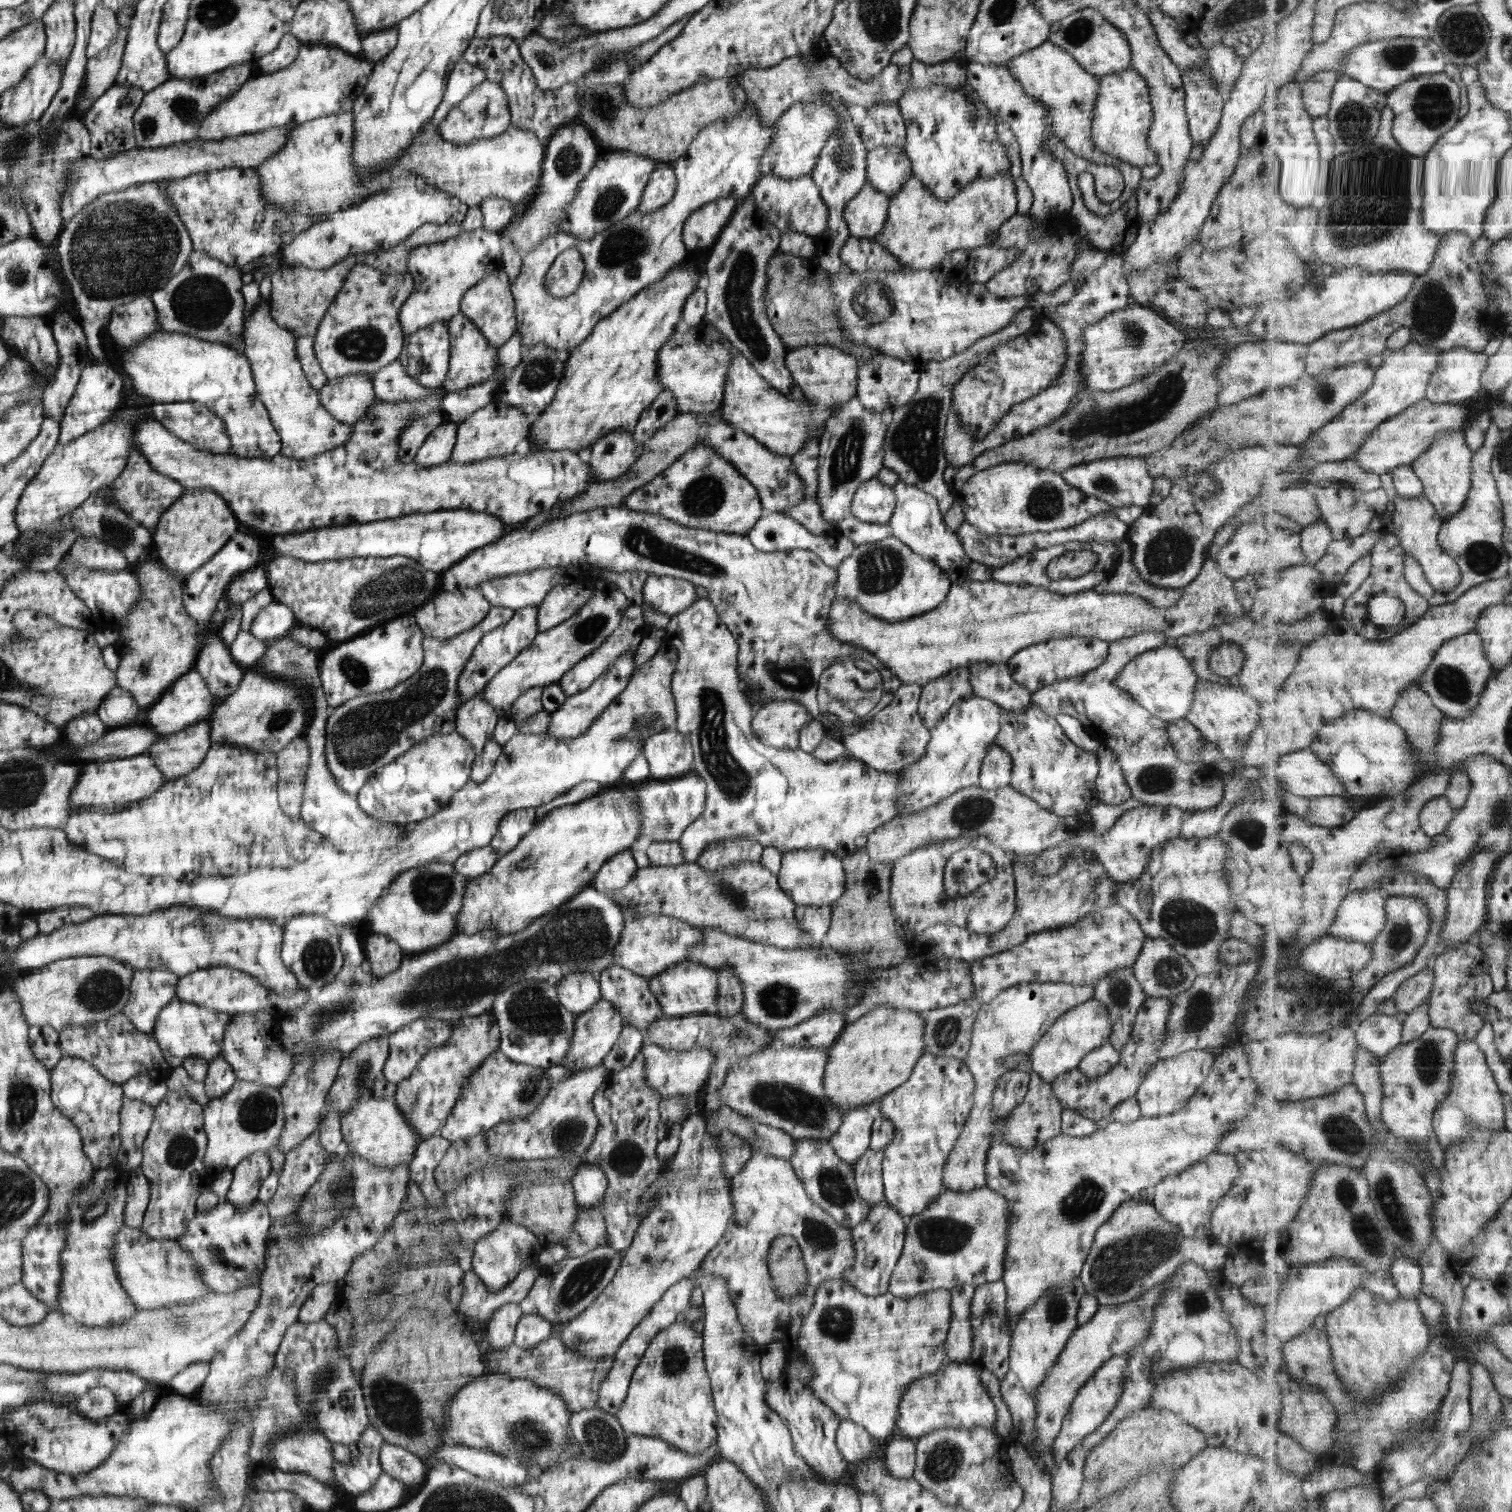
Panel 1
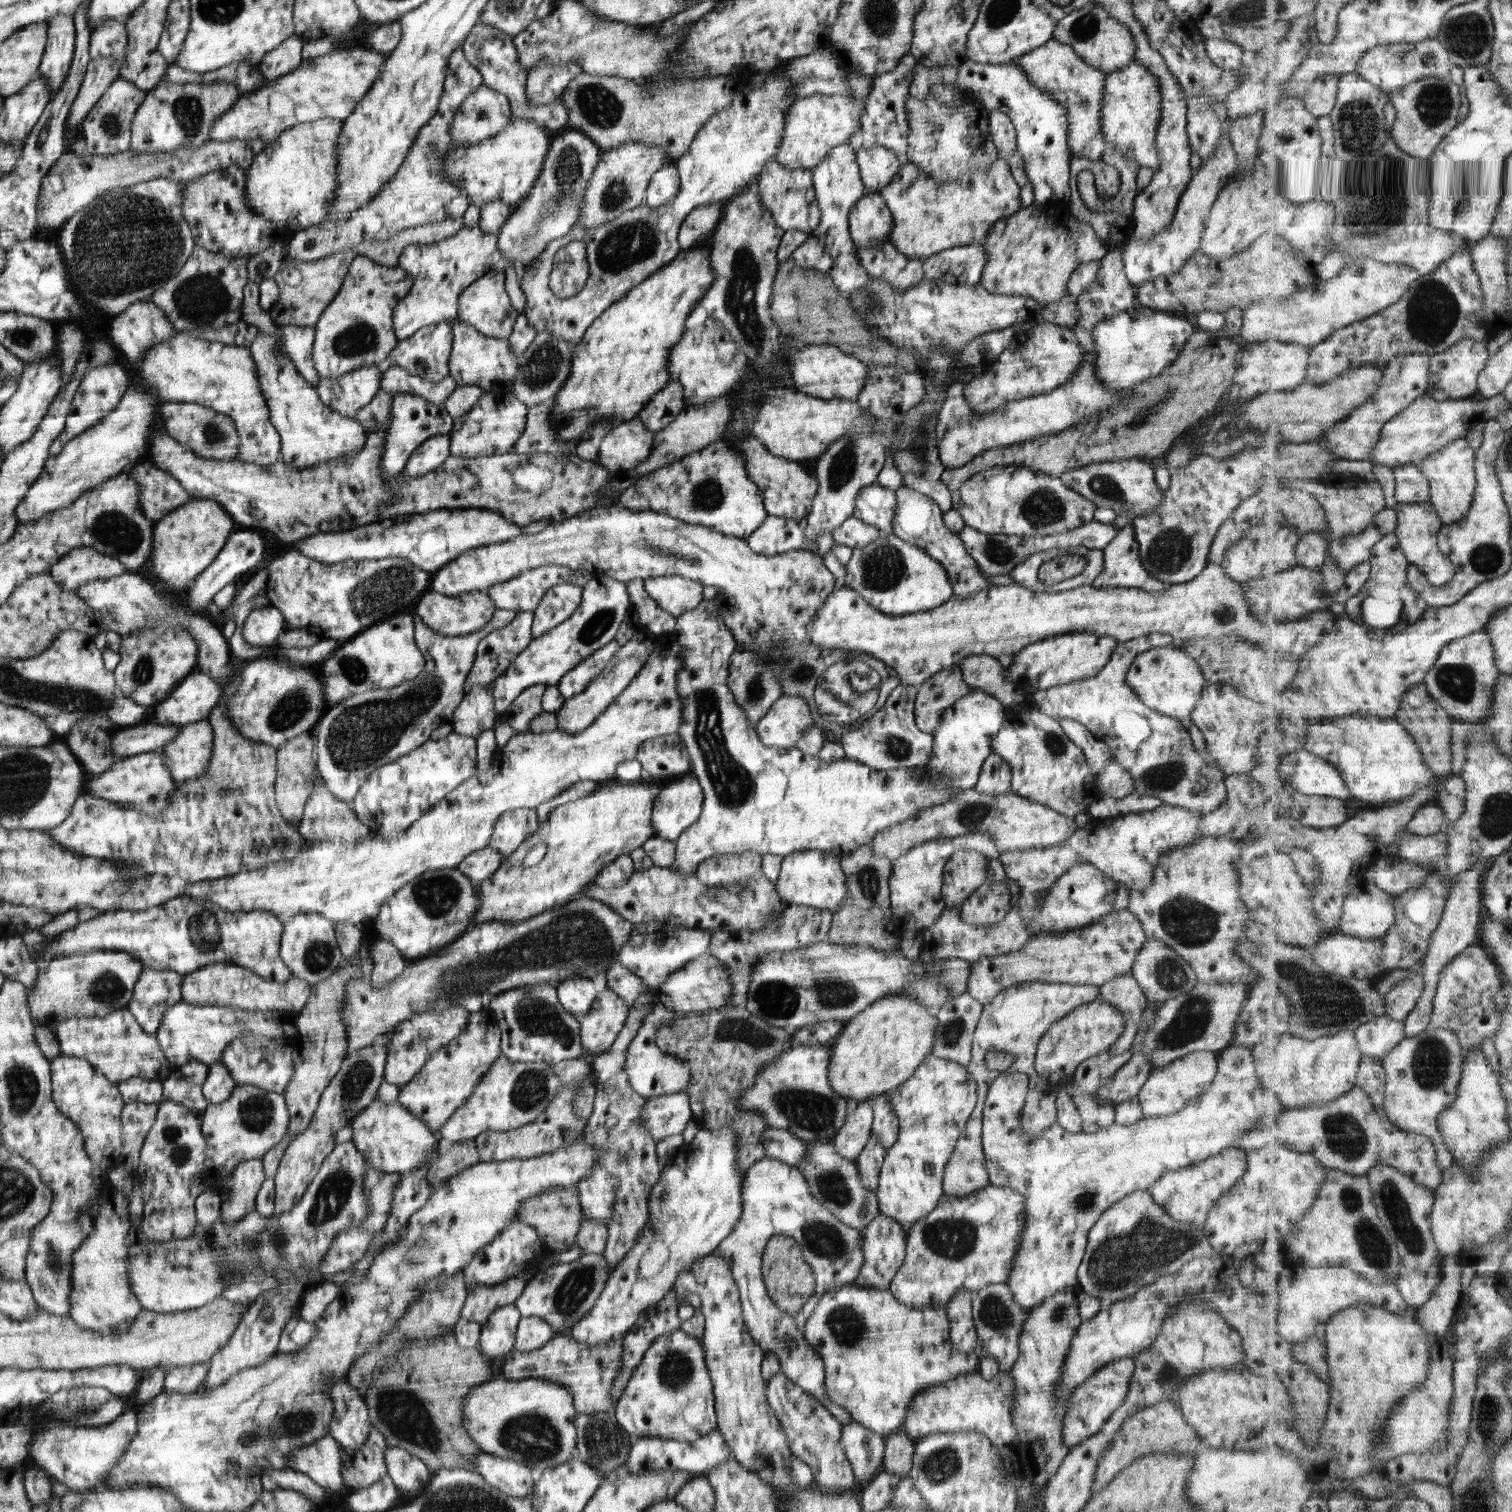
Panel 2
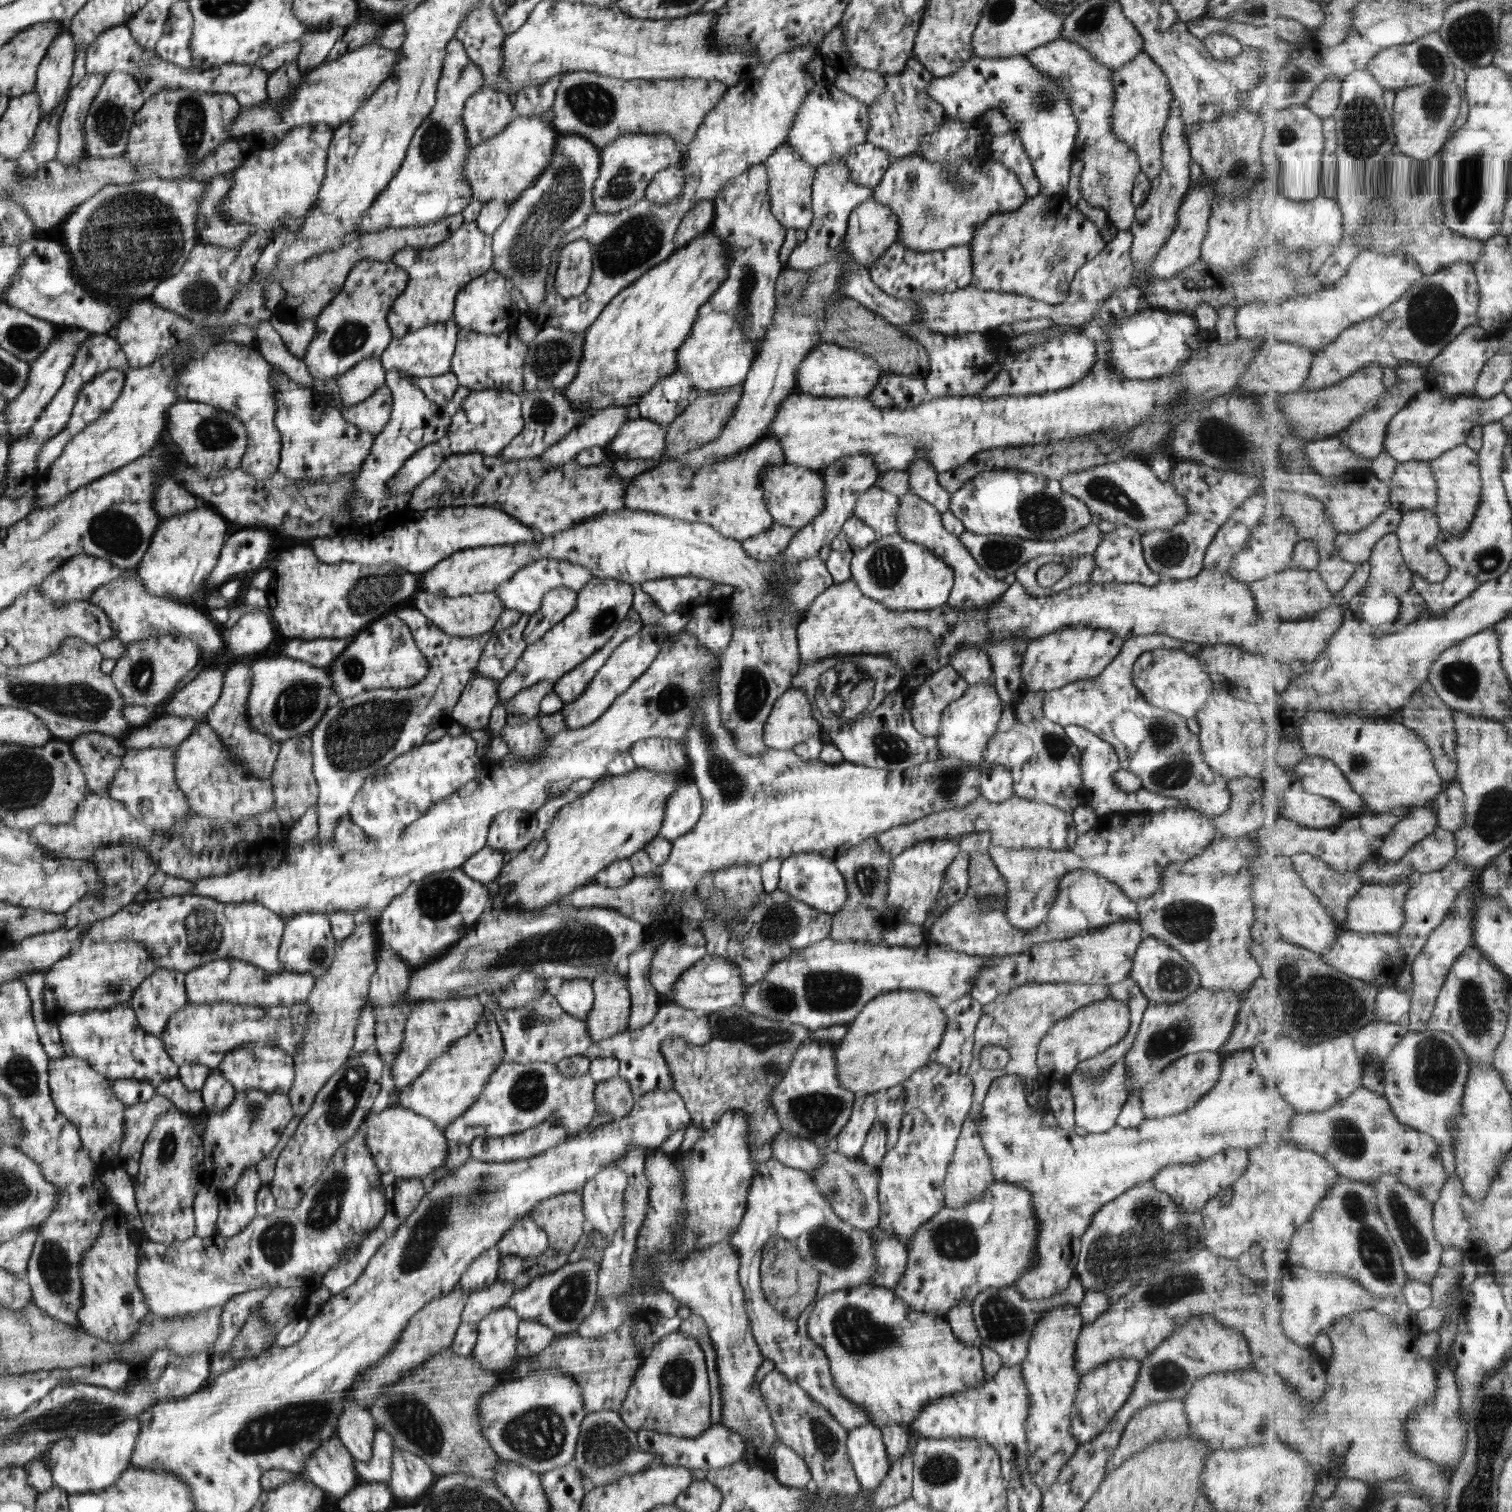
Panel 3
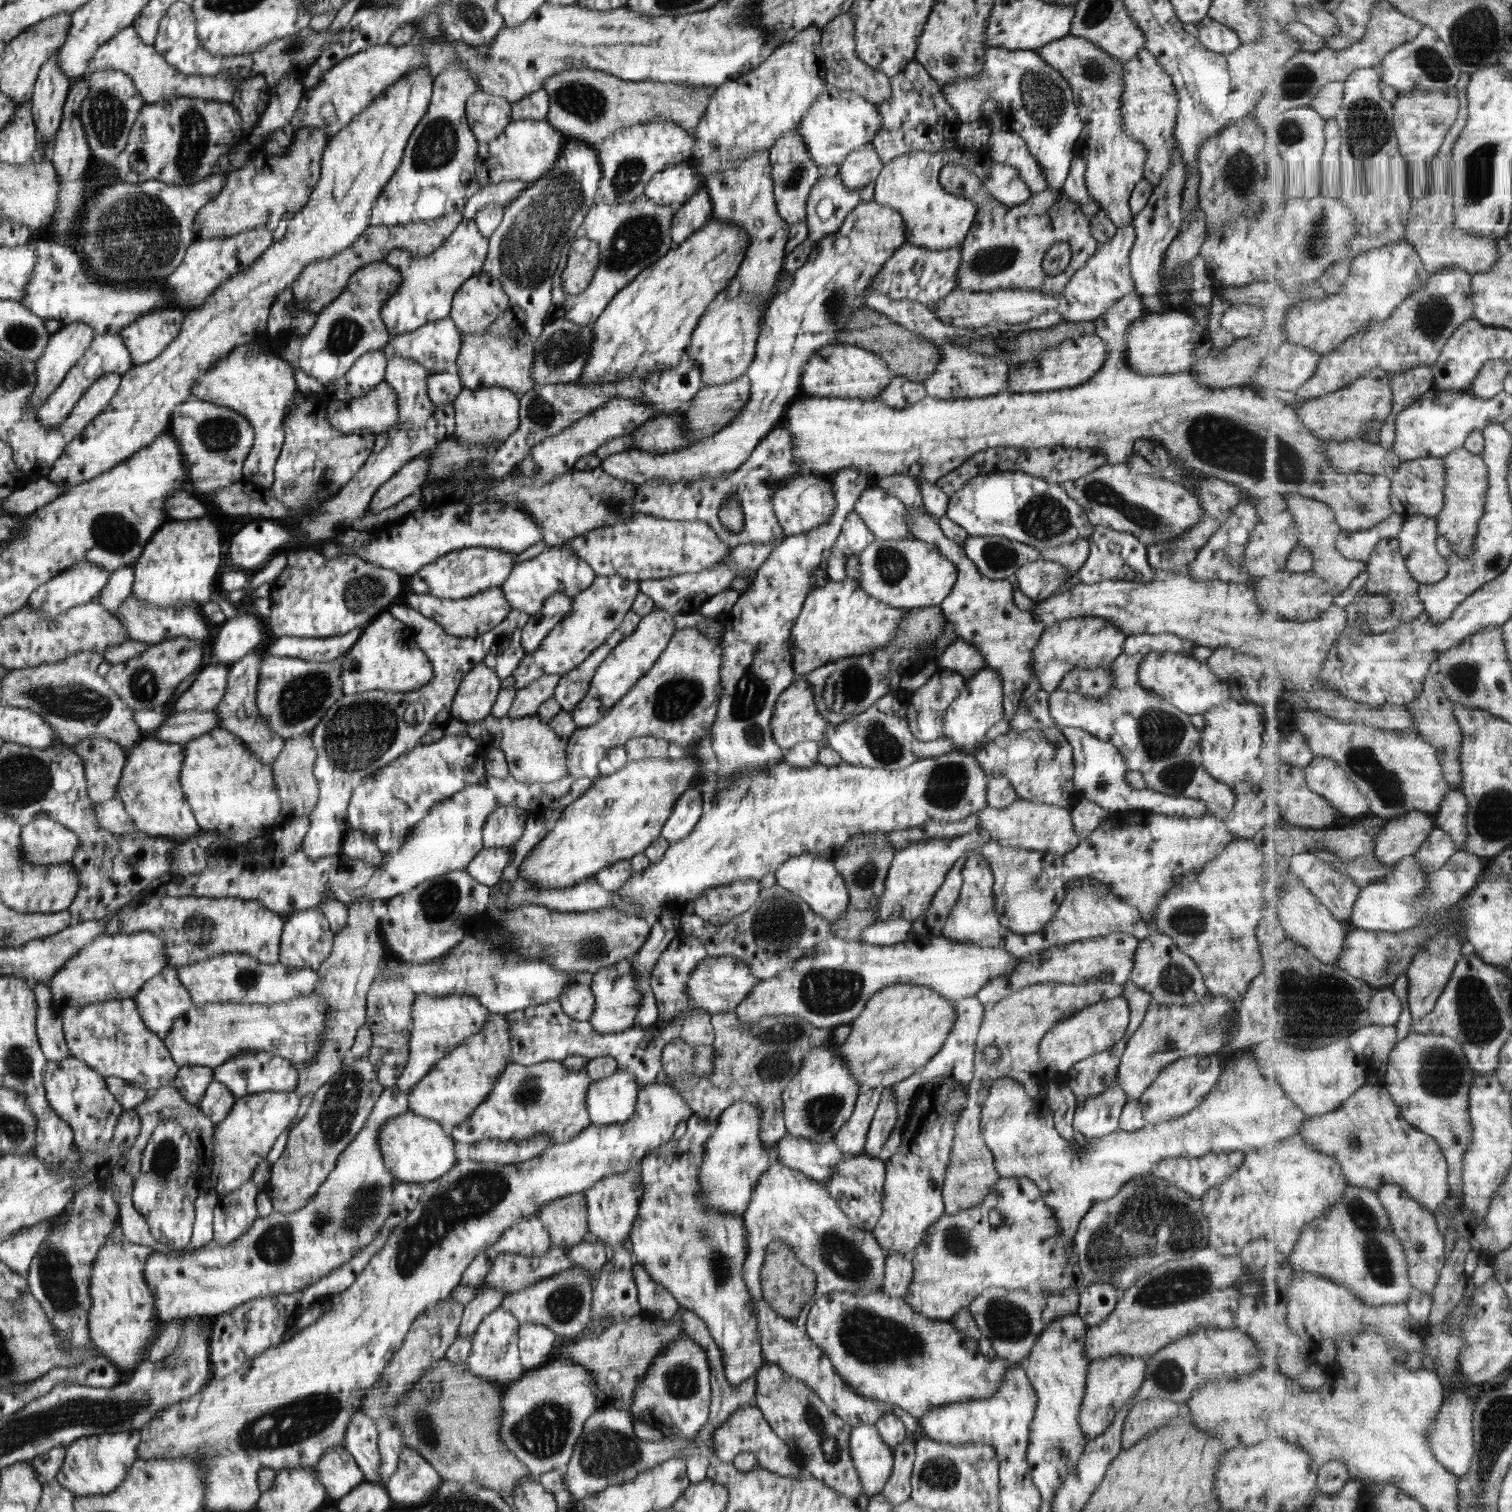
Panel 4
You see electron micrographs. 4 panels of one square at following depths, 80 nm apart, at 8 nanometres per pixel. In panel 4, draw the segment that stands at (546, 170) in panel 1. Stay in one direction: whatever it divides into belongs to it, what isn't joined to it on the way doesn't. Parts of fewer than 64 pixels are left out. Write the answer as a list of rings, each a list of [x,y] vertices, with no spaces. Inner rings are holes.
[[[567,138],[551,170],[504,207],[499,226],[488,237],[487,258],[481,264],[480,274],[492,276],[507,295],[508,303],[524,310],[523,326],[532,338],[537,338],[545,325],[545,313],[551,301],[550,278],[555,274],[561,247],[581,227],[585,213],[598,196],[600,176],[593,146]]]

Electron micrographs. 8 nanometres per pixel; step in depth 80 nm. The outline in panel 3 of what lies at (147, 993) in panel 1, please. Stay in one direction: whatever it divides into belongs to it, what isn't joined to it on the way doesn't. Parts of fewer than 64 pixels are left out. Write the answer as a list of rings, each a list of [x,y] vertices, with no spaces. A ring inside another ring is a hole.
[[[155,968],[154,972],[134,991],[128,1004],[137,1015],[144,1031],[160,1036],[170,1016],[189,1002],[185,992],[185,974]]]

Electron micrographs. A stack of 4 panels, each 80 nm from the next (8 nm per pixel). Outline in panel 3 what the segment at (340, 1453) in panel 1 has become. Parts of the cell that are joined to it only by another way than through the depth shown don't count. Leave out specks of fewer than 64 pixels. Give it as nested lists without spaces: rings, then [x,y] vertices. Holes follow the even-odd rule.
[[[380,1428],[375,1433],[374,1442],[371,1445],[371,1458],[367,1463],[361,1465],[356,1463],[357,1482],[387,1482],[393,1469],[394,1449],[393,1436]]]

